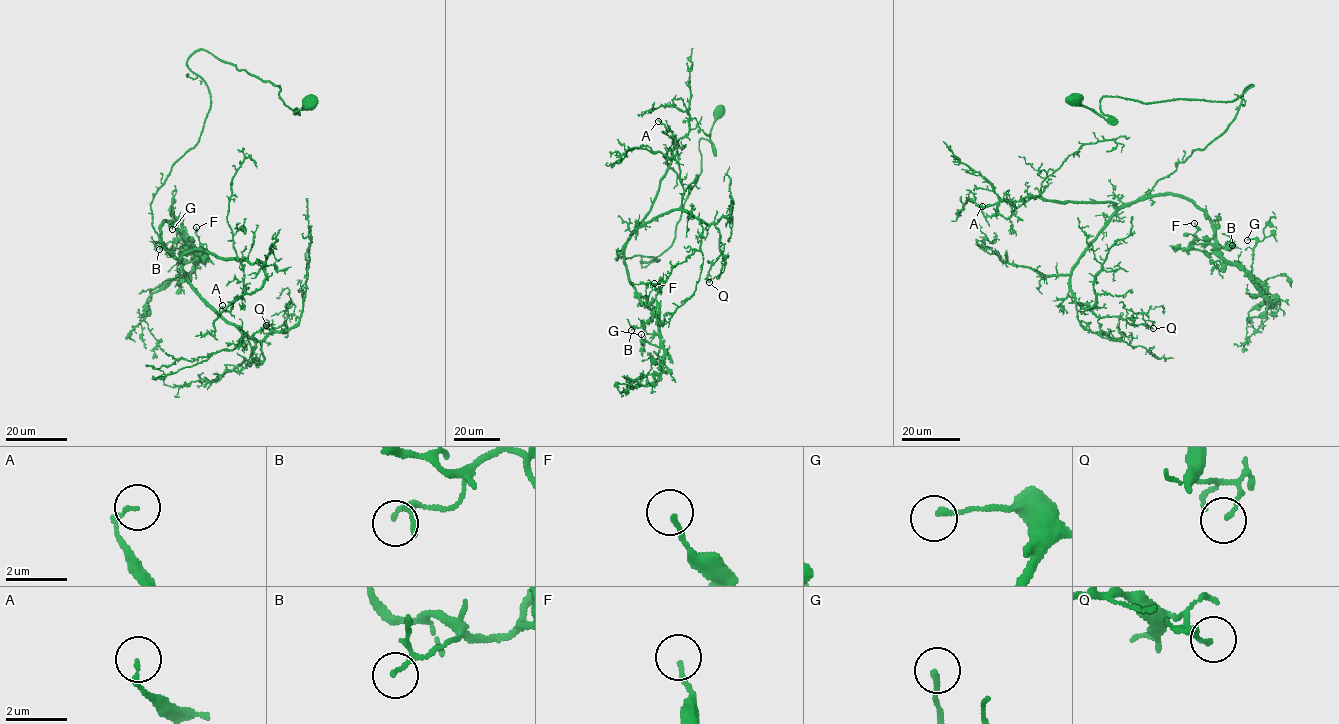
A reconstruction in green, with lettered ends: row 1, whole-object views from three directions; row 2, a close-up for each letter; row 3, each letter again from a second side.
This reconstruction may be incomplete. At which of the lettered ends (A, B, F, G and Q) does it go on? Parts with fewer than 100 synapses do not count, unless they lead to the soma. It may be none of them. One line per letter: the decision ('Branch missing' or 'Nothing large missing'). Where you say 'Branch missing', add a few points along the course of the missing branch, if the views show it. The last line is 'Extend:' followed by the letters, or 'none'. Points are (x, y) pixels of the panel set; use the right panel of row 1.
A: Nothing large missing
B: Nothing large missing
F: Nothing large missing
G: Nothing large missing
Q: Nothing large missing
Extend: none

